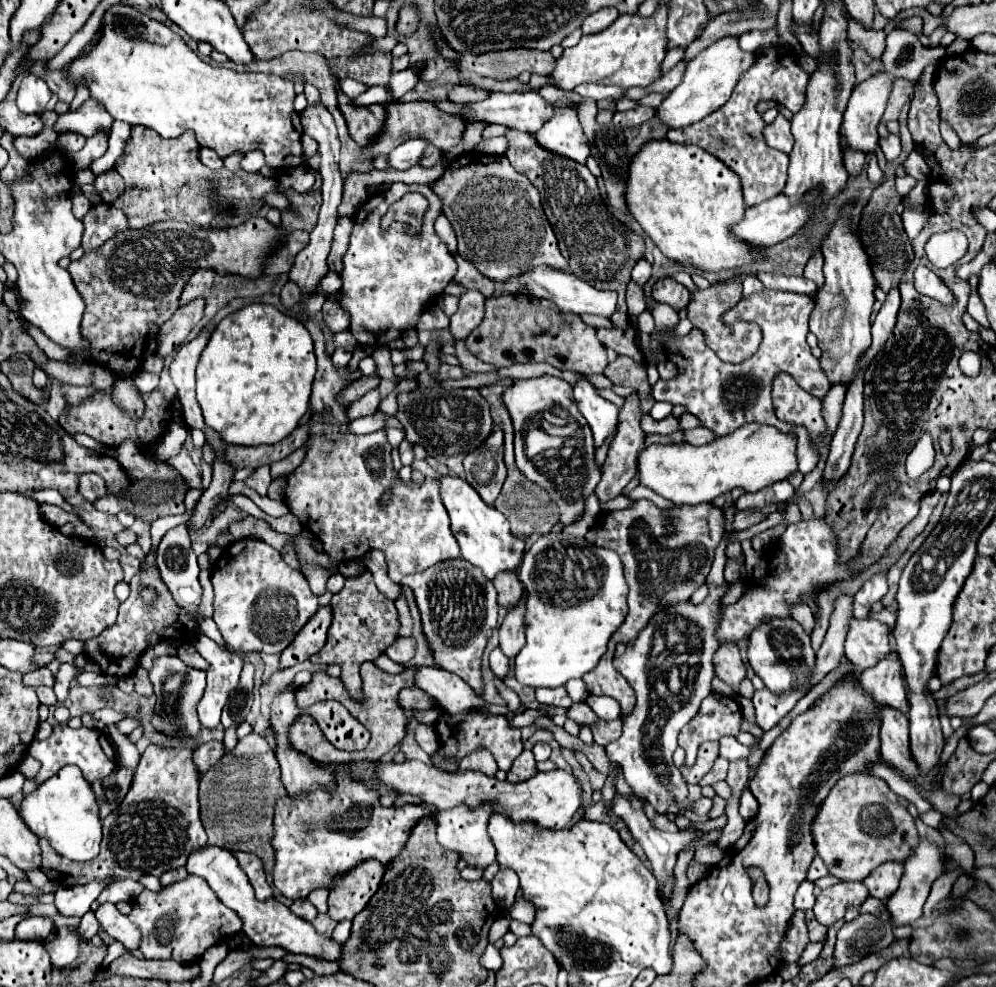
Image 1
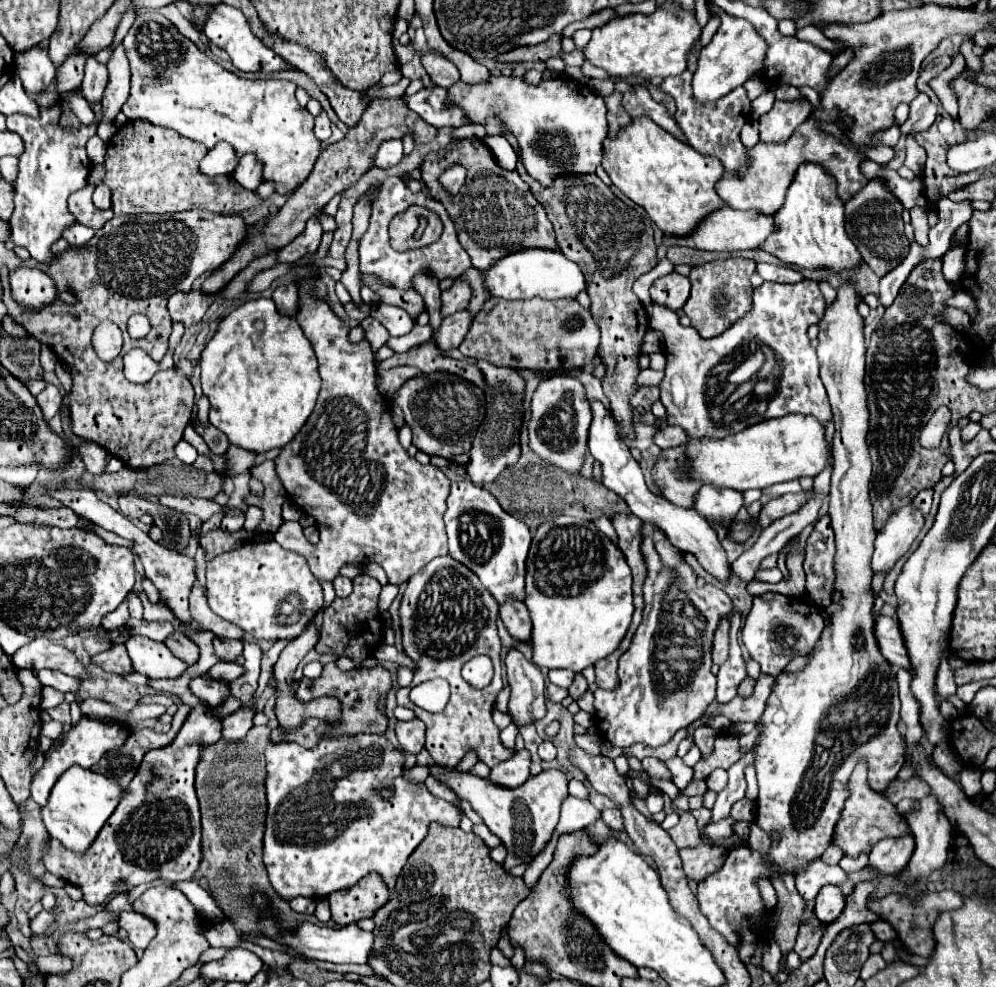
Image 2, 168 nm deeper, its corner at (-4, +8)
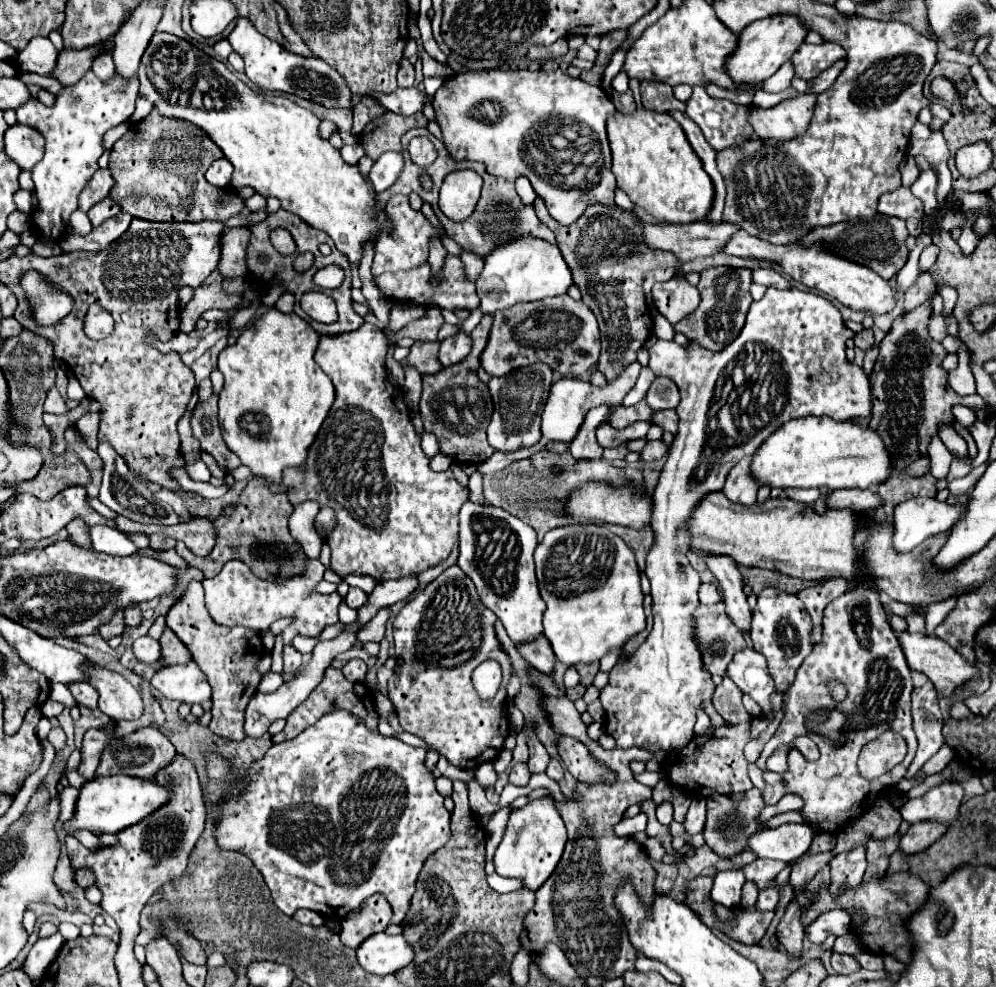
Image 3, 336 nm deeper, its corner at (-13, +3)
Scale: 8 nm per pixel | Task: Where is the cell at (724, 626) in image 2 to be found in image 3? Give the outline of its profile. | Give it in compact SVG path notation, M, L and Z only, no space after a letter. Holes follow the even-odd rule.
M724 603L710 607L700 605L692 613L692 625L696 643L700 643L700 653L704 657L704 669L712 675L724 675L734 653L746 647L742 633L726 615Z

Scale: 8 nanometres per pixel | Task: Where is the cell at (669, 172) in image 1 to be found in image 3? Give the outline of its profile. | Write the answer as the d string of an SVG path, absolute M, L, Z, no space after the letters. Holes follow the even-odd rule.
M638 107L630 115L616 111L606 121L606 131L612 147L612 173L616 175L618 187L638 207L646 209L660 223L692 223L708 215L714 201L714 185L708 173L702 169L702 161L696 157L696 153L692 153L692 147L688 145L688 139L684 137L684 131L680 129L680 123L676 119L668 117L668 113Z

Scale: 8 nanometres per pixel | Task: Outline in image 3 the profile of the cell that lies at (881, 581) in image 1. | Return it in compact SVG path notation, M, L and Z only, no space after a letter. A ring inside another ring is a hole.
M916 497L902 501L894 509L894 549L912 551L930 535L948 531L964 513L964 503L950 505L936 497Z

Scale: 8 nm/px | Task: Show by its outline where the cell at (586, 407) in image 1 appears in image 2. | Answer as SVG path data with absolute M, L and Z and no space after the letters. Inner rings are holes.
M591 400L591 410L593 410L593 424L589 430L589 452L603 466L603 486L613 490L615 494L619 494L627 502L629 510L635 516L639 516L645 524L655 524L655 528L659 528L671 540L671 544L675 548L695 554L707 572L711 572L719 580L727 580L727 576L729 576L727 556L725 556L725 550L721 548L721 542L719 542L715 530L711 528L711 524L707 520L703 520L703 516L699 516L695 510L679 508L677 504L663 500L663 496L655 496L643 480L639 462L631 456L627 444L619 438L617 420L611 418L611 410L605 408L605 404L601 400Z

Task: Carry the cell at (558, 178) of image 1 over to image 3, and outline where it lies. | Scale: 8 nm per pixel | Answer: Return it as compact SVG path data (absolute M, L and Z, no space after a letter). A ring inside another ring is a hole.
M540 197L534 201L534 209L540 221L554 231L562 257L572 269L574 285L580 289L582 301L598 319L602 351L596 369L602 371L606 381L614 381L626 365L636 359L636 351L652 335L652 315L648 313L642 293L644 273L656 267L672 267L676 265L676 257L668 251L652 251L644 245L642 229L634 211L624 211L620 207L610 209L594 203L576 223L562 227L550 217Z

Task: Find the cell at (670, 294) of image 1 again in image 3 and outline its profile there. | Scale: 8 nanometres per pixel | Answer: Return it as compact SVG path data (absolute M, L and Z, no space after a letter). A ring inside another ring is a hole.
M674 277L666 283L652 287L652 297L656 309L676 325L688 313L692 313L700 303L700 293L684 277Z

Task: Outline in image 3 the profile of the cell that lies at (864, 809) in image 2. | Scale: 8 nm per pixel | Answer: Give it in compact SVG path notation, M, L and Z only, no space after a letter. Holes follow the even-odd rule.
M882 733L864 745L858 757L858 769L866 779L888 773L906 757L906 741L898 733Z

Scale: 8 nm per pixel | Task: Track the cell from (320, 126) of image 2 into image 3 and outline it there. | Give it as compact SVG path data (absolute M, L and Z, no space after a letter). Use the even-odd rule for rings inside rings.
M356 144L356 147L343 145L340 150L340 154L346 163L355 165L365 155L365 152L360 144Z

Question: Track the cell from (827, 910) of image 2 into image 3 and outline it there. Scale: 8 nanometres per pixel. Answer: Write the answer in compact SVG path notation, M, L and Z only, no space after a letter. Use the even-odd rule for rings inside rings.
M834 909L834 911L828 911L824 915L820 915L812 925L806 927L806 937L808 941L812 943L824 943L824 939L828 935L846 935L850 931L850 917L846 911L842 909Z

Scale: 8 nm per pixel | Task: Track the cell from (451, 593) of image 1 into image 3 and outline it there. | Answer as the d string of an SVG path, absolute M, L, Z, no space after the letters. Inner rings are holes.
M448 567L440 577L428 583L414 599L410 599L396 615L394 627L394 649L396 649L396 671L394 681L388 681L388 697L396 709L400 727L422 741L430 751L444 755L452 765L474 771L480 763L494 761L502 751L504 739L510 733L506 685L510 679L510 657L500 649L494 633L496 615L484 607L470 577L460 567ZM494 659L502 667L502 687L492 699L480 699L472 687L472 671L482 663Z

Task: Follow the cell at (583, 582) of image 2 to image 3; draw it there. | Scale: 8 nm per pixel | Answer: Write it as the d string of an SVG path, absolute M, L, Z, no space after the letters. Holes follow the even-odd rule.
M564 525L548 531L534 551L540 595L548 609L544 613L544 635L558 661L566 665L592 663L602 659L612 647L622 647L630 637L644 631L644 593L640 589L640 569L634 551L604 525Z

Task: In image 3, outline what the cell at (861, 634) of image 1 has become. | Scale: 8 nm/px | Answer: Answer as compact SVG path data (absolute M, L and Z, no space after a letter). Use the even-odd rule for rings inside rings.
M904 631L904 633L900 633L900 645L902 645L902 651L906 655L910 669L924 673L936 685L938 693L942 693L946 697L950 697L956 687L970 683L970 681L976 679L976 675L980 675L978 669L974 667L974 663L964 659L956 649L952 649L946 641L942 641L938 637L928 637L928 635L922 635L922 633Z

